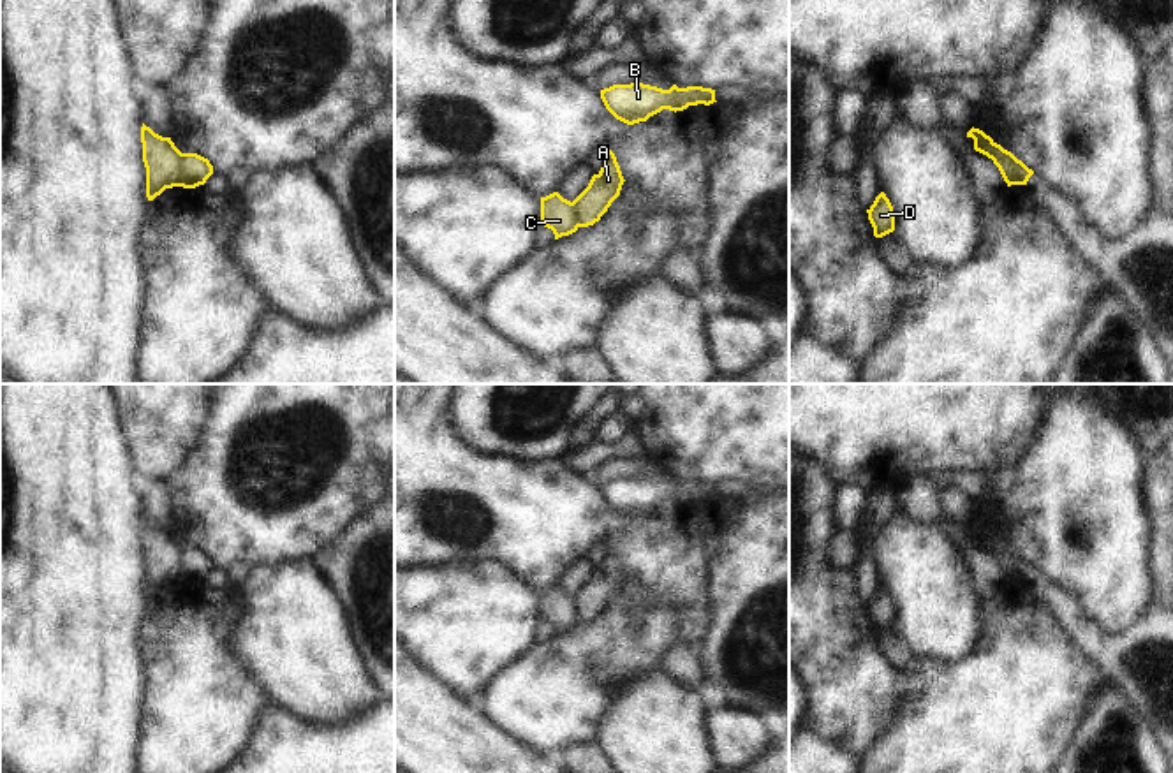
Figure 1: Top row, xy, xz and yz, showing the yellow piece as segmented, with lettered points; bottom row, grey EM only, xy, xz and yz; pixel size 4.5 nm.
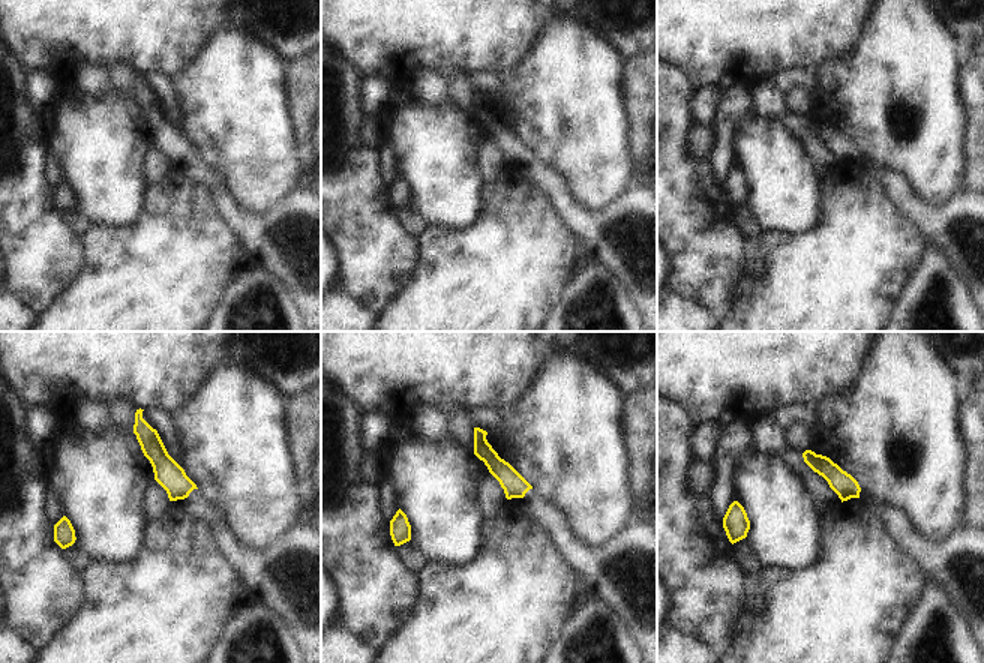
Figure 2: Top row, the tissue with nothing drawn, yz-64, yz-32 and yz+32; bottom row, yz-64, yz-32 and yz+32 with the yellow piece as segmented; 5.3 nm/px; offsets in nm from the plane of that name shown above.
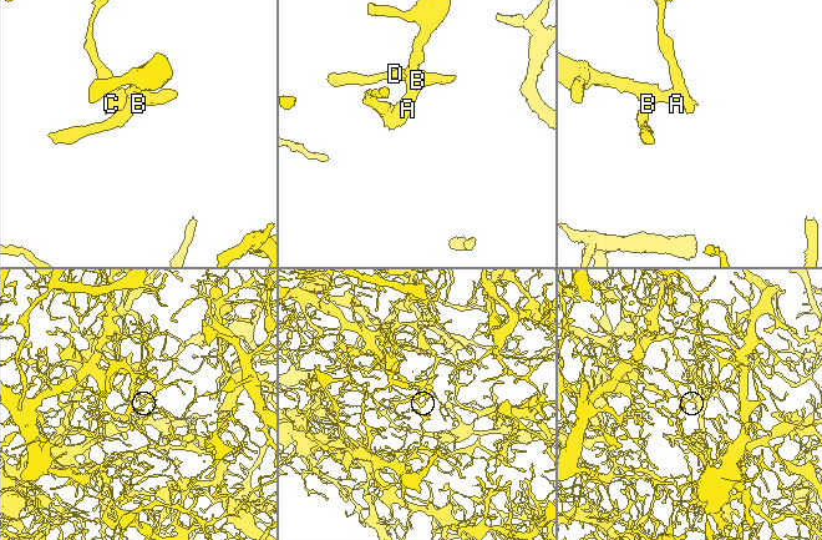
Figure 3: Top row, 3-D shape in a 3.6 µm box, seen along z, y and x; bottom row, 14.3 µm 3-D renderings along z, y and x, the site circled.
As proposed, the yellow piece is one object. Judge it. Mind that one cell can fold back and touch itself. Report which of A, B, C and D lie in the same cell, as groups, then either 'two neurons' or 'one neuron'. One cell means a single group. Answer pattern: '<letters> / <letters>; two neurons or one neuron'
A B D / C; two neurons

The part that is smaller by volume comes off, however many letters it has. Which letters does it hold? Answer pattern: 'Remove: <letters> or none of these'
Remove: C

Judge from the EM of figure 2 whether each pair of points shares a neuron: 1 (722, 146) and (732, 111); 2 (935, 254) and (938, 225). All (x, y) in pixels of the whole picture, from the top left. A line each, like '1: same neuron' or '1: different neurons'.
1: same neuron
2: different neurons

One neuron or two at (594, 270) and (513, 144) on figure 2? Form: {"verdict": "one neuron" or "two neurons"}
{"verdict": "two neurons"}

